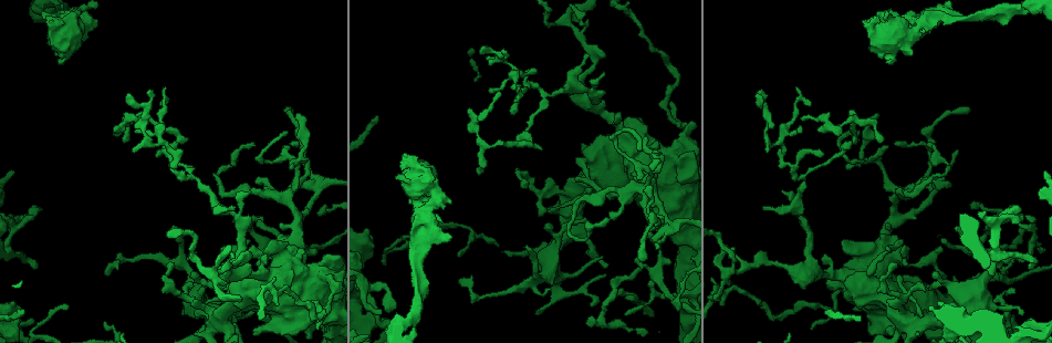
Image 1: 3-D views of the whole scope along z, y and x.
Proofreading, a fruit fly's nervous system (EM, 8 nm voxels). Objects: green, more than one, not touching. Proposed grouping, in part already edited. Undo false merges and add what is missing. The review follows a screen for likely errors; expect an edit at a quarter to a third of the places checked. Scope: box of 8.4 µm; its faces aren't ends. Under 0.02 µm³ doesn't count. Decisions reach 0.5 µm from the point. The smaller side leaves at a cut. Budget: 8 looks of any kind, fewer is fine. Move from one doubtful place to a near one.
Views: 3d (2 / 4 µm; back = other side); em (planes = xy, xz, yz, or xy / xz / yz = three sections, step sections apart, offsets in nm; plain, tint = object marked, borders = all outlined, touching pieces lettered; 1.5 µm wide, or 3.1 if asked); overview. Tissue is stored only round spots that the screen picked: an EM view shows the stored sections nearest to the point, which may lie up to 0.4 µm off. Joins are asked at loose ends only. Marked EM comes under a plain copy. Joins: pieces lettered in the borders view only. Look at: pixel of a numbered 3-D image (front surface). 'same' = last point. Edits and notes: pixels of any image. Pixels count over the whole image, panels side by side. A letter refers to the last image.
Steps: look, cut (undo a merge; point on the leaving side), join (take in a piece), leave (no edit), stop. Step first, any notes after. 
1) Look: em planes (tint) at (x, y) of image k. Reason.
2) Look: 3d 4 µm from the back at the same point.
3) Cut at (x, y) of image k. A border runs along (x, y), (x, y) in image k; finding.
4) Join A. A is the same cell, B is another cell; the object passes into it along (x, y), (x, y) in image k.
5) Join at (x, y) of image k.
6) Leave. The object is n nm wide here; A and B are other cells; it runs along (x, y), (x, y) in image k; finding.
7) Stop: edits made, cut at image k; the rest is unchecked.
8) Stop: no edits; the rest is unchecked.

Look: 3d 2 µm at (549, 288) of image 1. Free end.

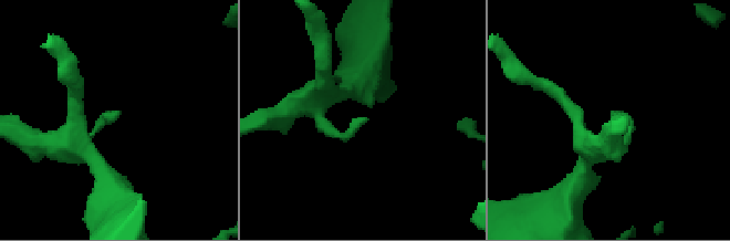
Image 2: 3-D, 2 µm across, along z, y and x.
Look: em xz step 4 (borders) at (363, 122) of image 2.

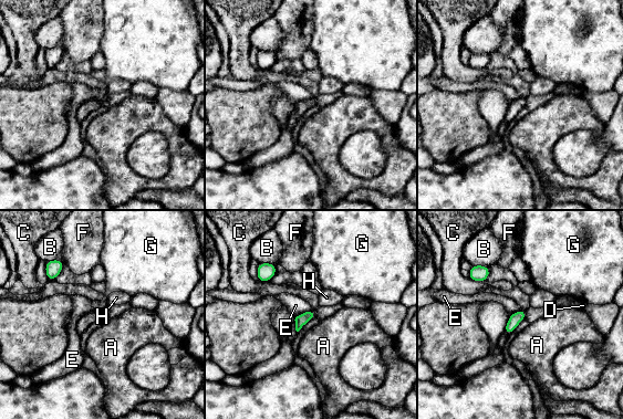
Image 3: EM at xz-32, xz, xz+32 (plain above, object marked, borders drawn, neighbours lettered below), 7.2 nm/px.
Leave. A, B, C, D, E, F, G and H are other cells; a border runs along (311, 308), (301, 312), (296, 317) in image 3; no lettered piece goes on from it.

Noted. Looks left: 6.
Look: em xy step 8 (borders) at (284, 147) of image 1. Thin end.

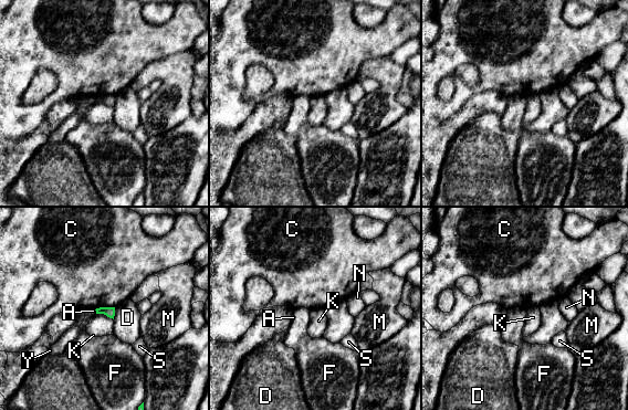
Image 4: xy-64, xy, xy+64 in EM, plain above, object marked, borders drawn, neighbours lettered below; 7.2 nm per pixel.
Leave. The longest contact is with C, 150 nm; A, C, D, F, K, M, N, S and Y are other cells; a border runs along (96, 313), (104, 314), (113, 319) in image 4; none of them fits.

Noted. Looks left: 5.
Look: 3d 4 µm at (1008, 23) of image 1. Free end.

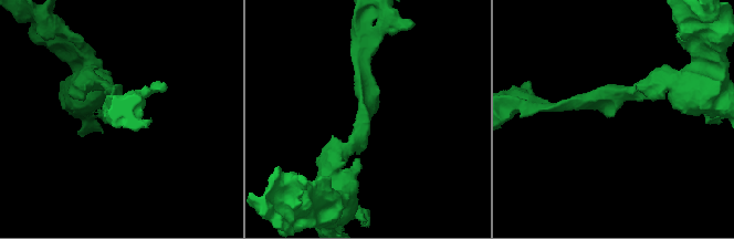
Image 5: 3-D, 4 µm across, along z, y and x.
Look: em yz step 8 (borders) at (371, 113) of image 5. The arms are 180, 180 nm wide; need the tissue.

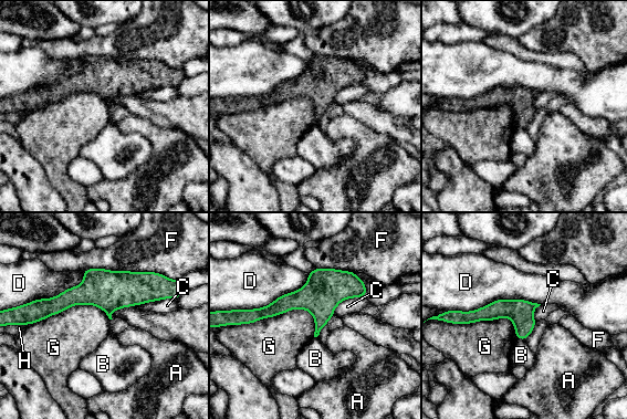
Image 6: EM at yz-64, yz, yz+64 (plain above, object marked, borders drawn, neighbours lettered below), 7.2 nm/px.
Leave. A, B, C, D, F, G and H are other cells; no lettered piece goes on from it.

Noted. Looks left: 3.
Stop: no edits; the rest is unchecked.

